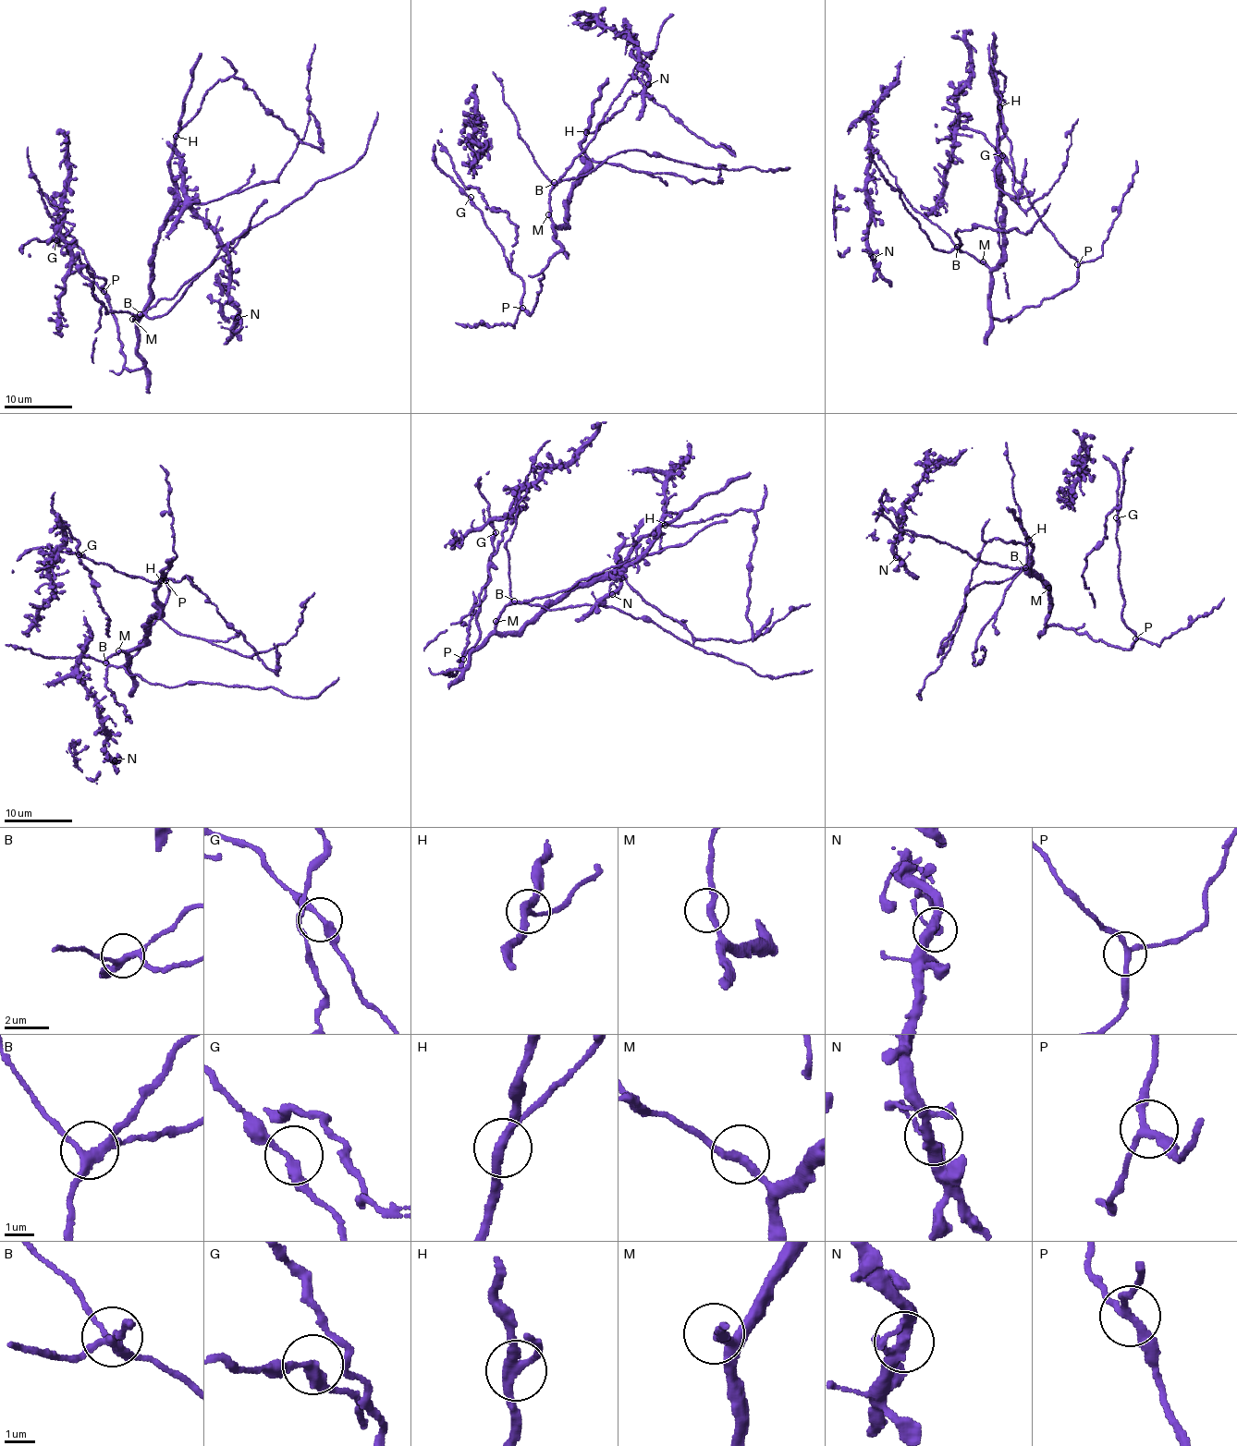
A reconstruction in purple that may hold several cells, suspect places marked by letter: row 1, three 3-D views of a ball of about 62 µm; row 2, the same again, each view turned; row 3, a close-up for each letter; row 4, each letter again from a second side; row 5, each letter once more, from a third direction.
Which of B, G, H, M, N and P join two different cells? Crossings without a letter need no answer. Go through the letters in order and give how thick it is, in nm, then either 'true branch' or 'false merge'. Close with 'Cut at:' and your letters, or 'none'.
B: 280 nm | true branch
G: 280 nm | true branch
H: 280 nm | false merge
M: 280 nm | true branch
N: 300 nm | true branch
P: 200 nm | true branch
Cut at: H

